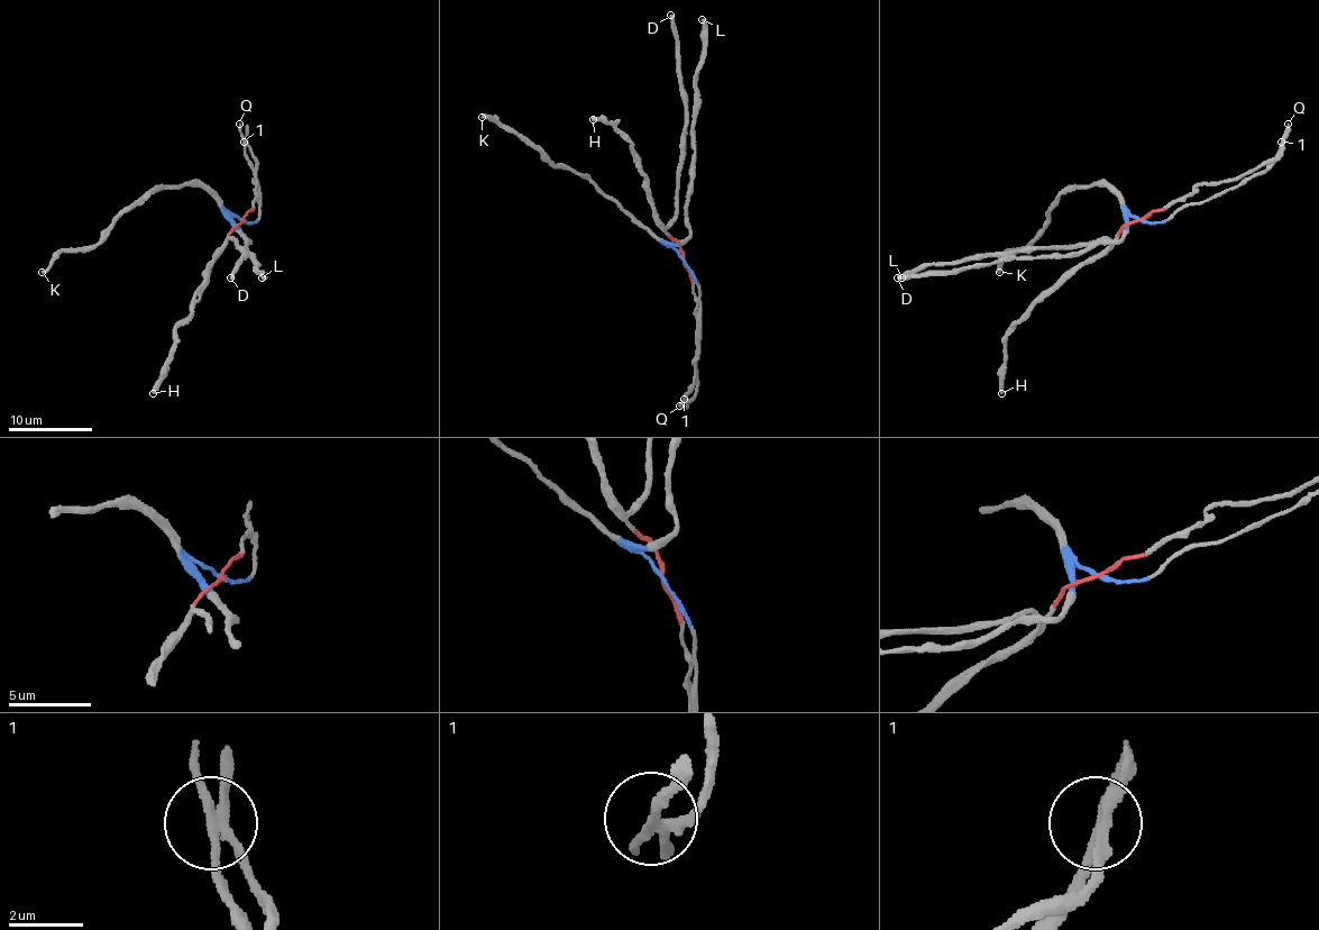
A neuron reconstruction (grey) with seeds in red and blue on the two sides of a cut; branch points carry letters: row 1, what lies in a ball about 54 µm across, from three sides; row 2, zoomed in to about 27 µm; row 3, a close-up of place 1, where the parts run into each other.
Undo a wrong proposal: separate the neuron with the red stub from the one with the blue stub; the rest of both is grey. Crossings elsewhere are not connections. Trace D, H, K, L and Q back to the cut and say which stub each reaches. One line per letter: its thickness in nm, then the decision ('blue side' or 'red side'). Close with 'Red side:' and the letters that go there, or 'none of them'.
D: 360 nm | red side
H: 380 nm | red side
K: 280 nm | blue side
L: 380 nm | blue side
Q: 200 nm | blue side
Red side: D, H

